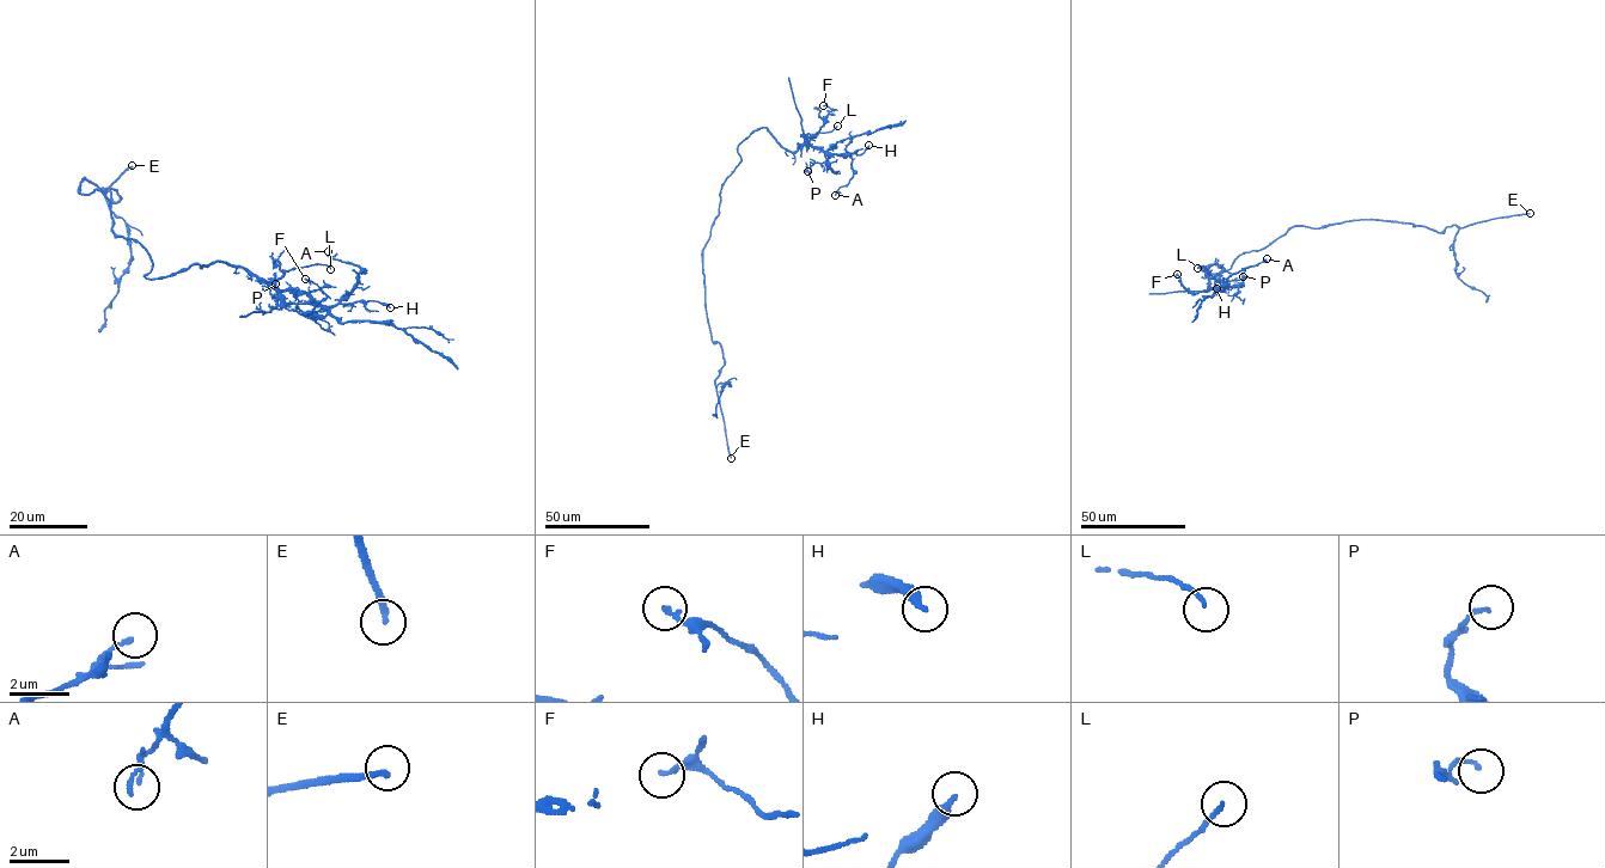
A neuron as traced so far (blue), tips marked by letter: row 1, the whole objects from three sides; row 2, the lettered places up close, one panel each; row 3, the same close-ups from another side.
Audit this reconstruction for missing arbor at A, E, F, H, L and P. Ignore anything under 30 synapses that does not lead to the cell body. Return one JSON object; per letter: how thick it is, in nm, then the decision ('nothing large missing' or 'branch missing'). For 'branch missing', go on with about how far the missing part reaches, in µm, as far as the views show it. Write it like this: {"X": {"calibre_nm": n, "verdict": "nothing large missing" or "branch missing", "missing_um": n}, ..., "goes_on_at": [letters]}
{"A": {"calibre_nm": 90, "verdict": "nothing large missing"}, "E": {"calibre_nm": 200, "verdict": "branch missing", "missing_um": 160}, "F": {"calibre_nm": 140, "verdict": "nothing large missing"}, "H": {"calibre_nm": 300, "verdict": "nothing large missing"}, "L": {"calibre_nm": 110, "verdict": "nothing large missing"}, "P": {"calibre_nm": 110, "verdict": "nothing large missing"}, "goes_on_at": ["E"]}

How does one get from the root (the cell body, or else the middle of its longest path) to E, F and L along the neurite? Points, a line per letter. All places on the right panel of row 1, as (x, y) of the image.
E: (1282, 234), (1295, 226), (1320, 228), (1359, 220), (1411, 224), (1441, 232), (1453, 225), (1464, 227), (1530, 213)
F: (1282, 234), (1244, 252), (1225, 271), (1209, 274), (1198, 266), (1224, 269), (1206, 289), (1189, 293), (1177, 274)
L: (1282, 234), (1244, 252), (1225, 271), (1209, 274), (1198, 266), (1224, 269), (1213, 277), (1197, 268)

